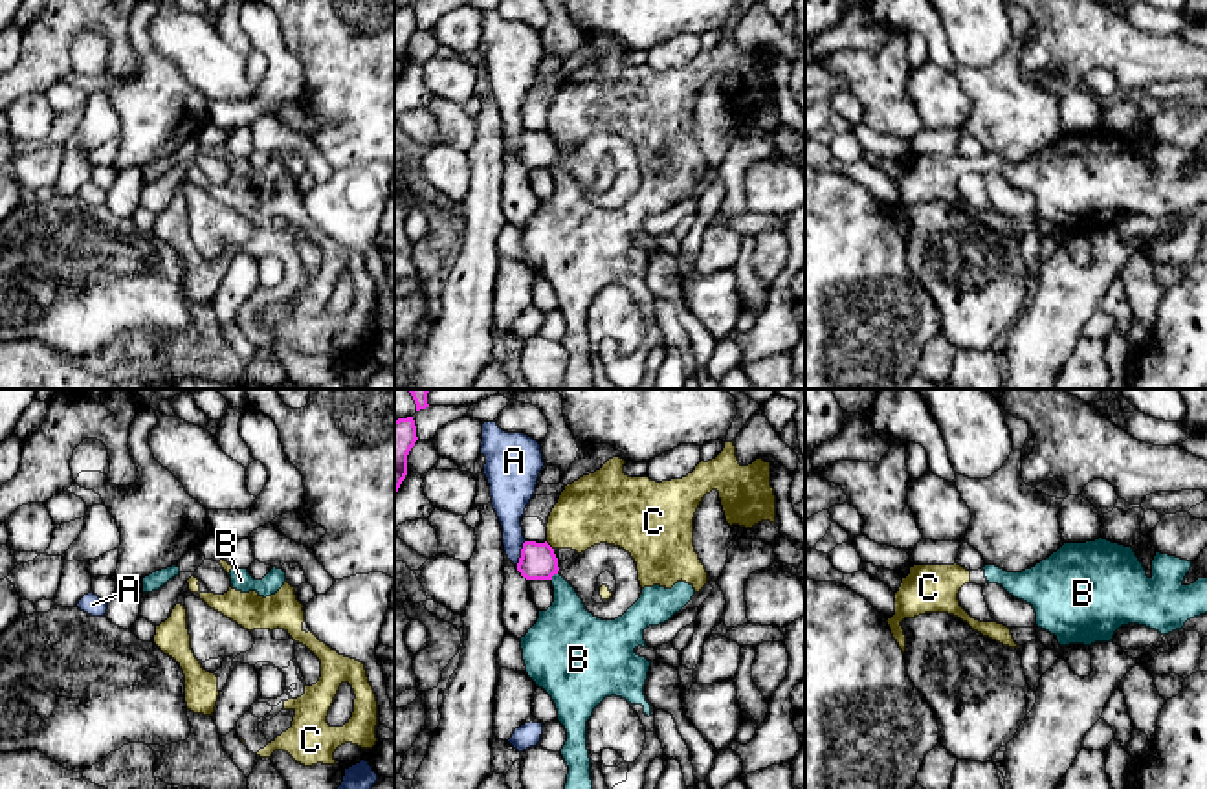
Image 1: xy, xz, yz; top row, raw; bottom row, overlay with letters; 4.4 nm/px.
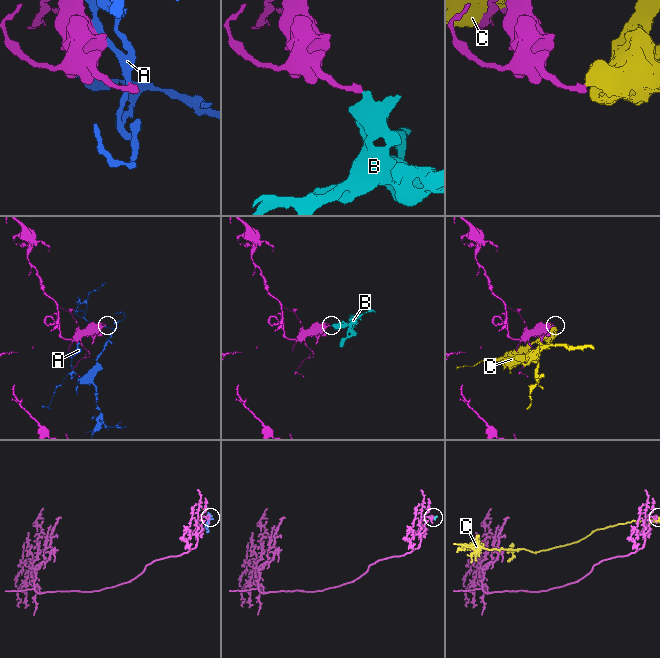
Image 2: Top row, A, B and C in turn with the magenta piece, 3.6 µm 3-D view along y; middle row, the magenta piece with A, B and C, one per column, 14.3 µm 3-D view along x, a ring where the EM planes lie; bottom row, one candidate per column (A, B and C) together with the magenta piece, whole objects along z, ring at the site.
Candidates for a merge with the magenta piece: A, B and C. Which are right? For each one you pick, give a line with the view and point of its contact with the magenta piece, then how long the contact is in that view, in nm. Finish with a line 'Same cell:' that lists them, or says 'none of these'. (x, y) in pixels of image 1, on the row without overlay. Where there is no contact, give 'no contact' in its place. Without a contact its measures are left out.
Same cell: none of these

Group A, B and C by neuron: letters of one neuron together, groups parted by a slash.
A / B C

